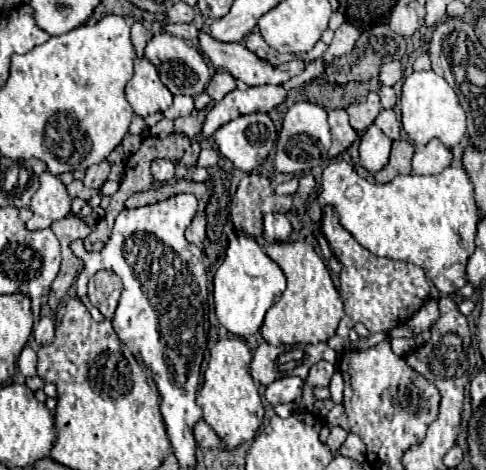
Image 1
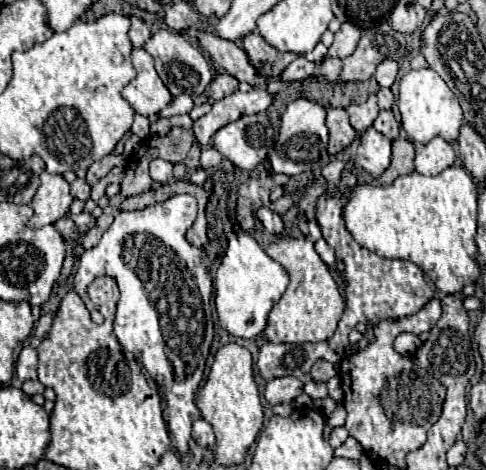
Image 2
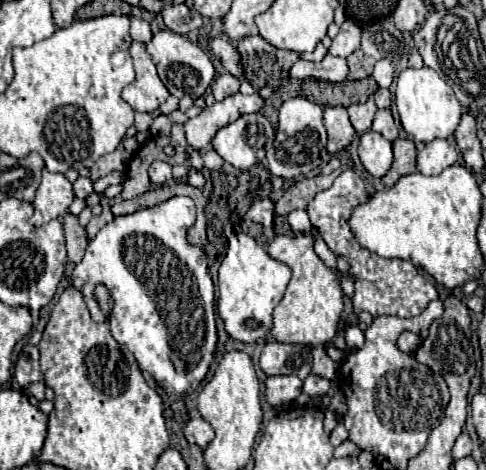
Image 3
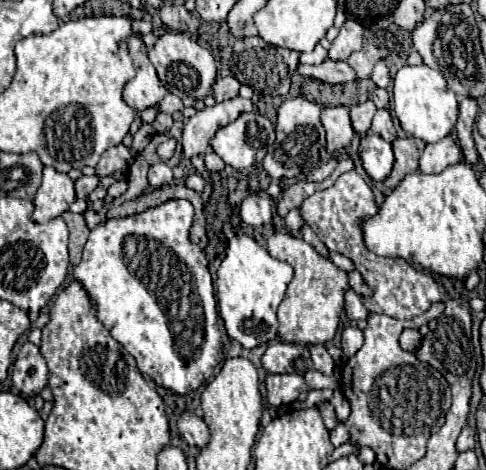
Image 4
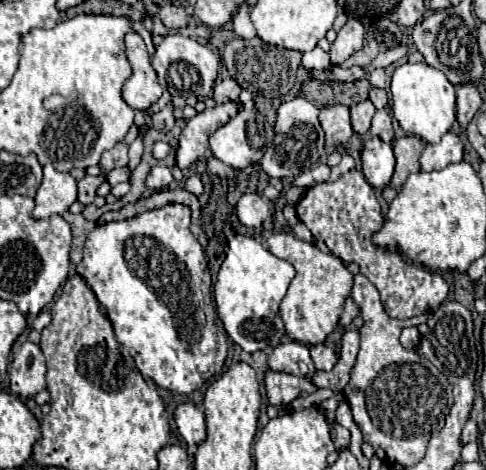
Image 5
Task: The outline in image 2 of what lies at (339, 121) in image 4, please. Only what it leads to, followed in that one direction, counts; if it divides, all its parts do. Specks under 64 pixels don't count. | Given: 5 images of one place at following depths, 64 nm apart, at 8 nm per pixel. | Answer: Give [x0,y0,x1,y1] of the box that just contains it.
[326,108,356,154]

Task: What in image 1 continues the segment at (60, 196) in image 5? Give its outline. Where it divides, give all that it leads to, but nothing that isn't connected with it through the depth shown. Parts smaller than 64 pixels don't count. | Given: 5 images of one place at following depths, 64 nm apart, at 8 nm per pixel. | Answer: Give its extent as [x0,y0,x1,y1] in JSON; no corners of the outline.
[26,172,70,230]

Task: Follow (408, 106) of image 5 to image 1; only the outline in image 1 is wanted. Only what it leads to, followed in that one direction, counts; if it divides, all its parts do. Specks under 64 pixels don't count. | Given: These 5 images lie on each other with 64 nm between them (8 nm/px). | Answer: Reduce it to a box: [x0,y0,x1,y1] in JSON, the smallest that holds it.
[400,70,466,148]

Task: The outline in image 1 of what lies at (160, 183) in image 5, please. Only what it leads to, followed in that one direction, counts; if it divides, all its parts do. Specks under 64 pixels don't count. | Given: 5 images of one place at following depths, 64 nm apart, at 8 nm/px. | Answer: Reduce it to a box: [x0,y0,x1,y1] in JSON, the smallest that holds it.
[152,160,174,182]

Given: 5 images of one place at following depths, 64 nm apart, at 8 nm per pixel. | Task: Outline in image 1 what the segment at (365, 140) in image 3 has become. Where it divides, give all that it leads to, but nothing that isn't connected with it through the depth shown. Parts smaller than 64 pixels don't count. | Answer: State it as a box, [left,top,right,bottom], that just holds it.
[360,124,392,174]

